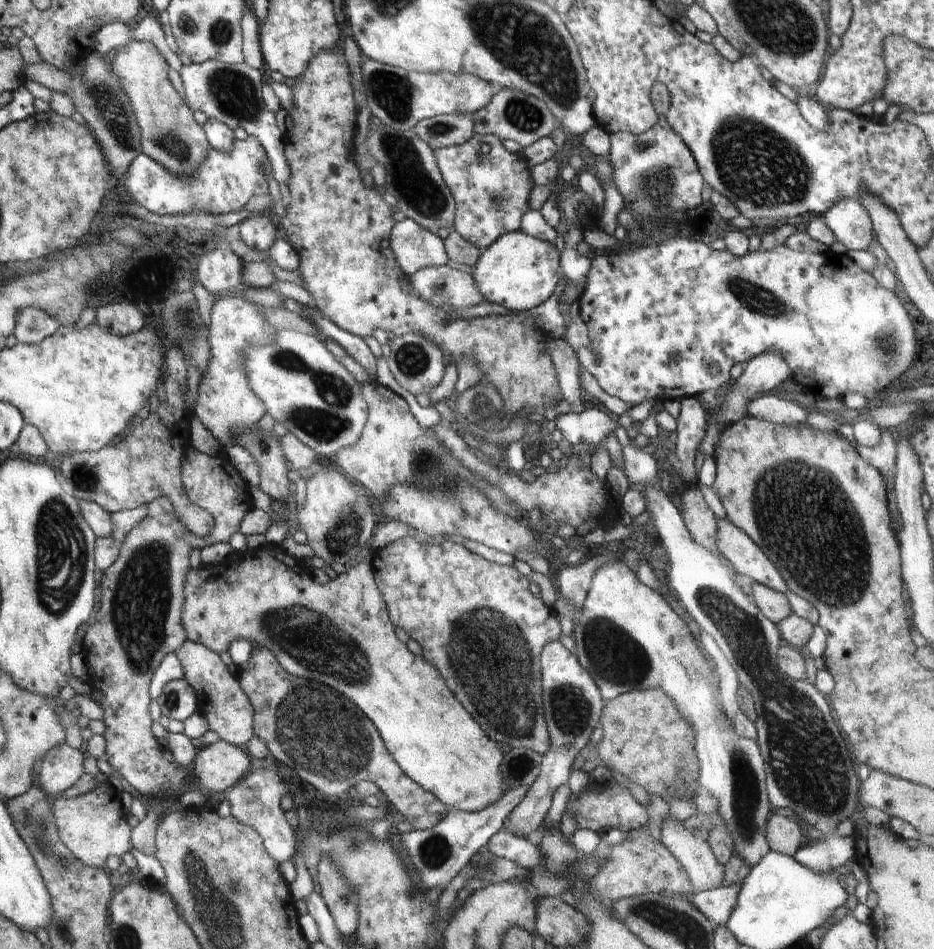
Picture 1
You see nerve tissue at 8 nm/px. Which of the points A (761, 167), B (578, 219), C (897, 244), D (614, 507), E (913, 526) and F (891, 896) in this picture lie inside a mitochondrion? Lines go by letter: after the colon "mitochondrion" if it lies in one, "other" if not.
A: mitochondrion
B: other
C: other
D: other
E: other
F: other

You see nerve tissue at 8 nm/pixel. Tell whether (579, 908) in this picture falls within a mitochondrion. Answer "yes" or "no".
no

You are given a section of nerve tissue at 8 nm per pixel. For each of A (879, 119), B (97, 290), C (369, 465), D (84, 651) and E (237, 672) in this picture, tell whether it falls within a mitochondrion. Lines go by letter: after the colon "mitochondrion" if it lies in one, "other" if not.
A: other
B: other
C: other
D: other
E: other

